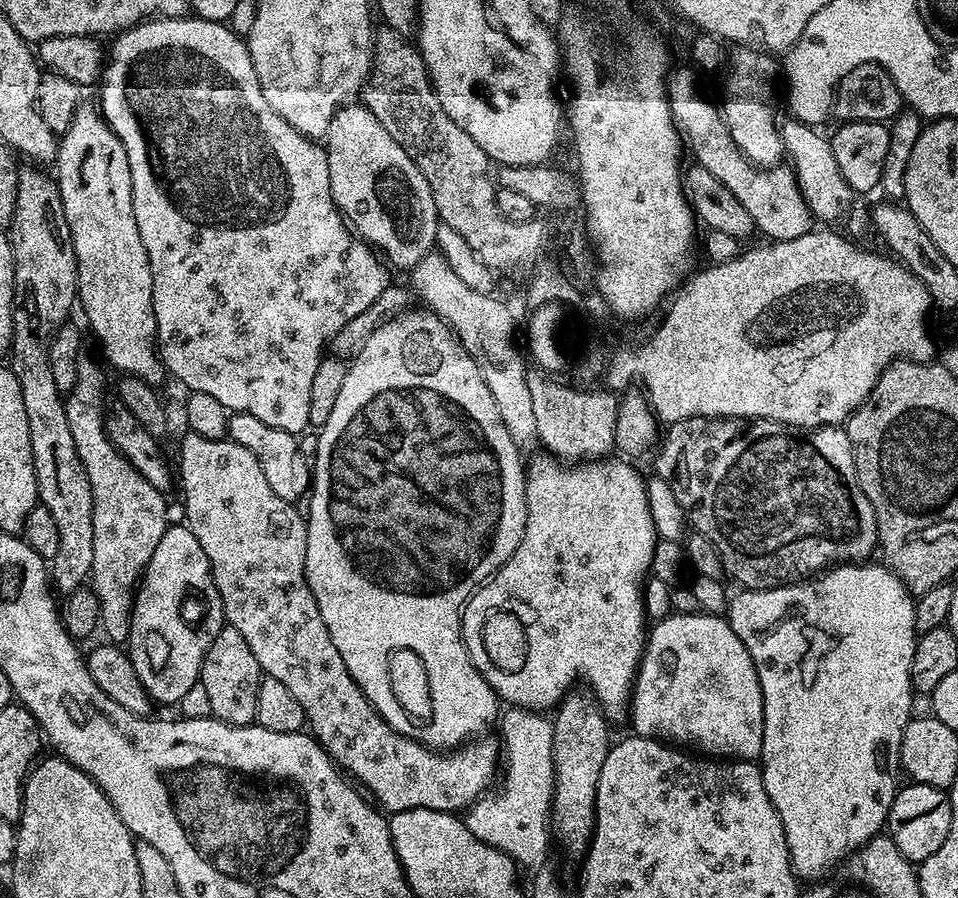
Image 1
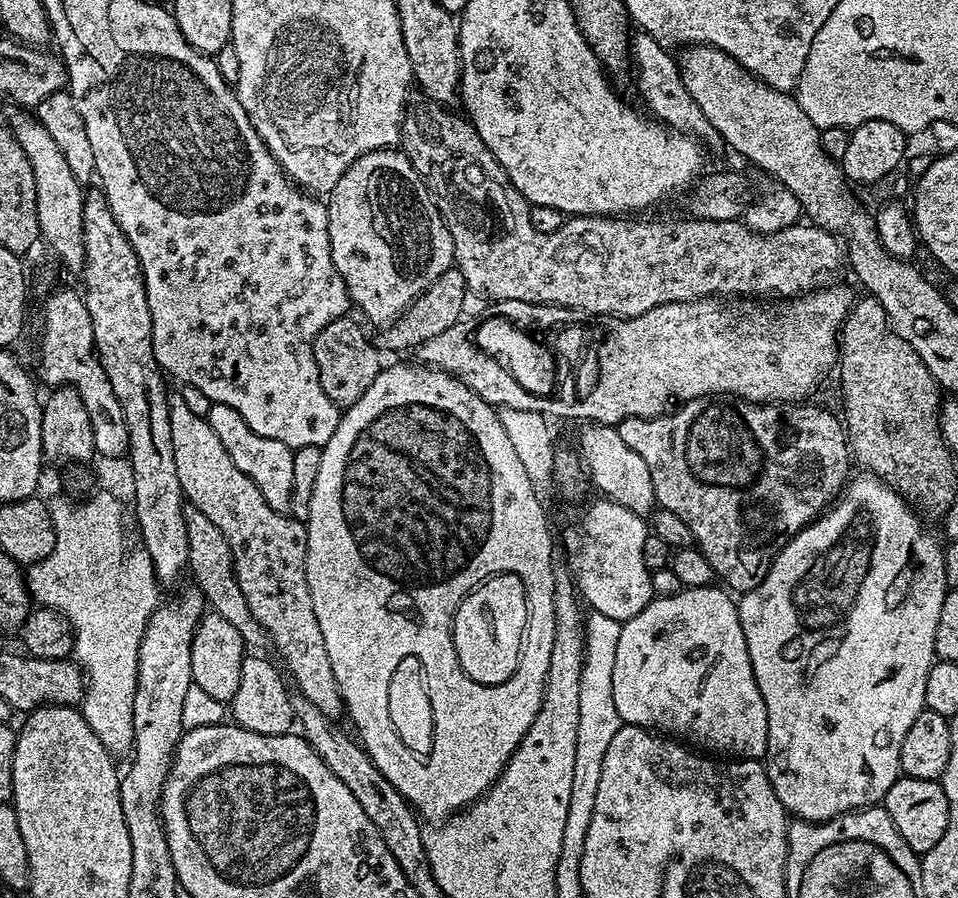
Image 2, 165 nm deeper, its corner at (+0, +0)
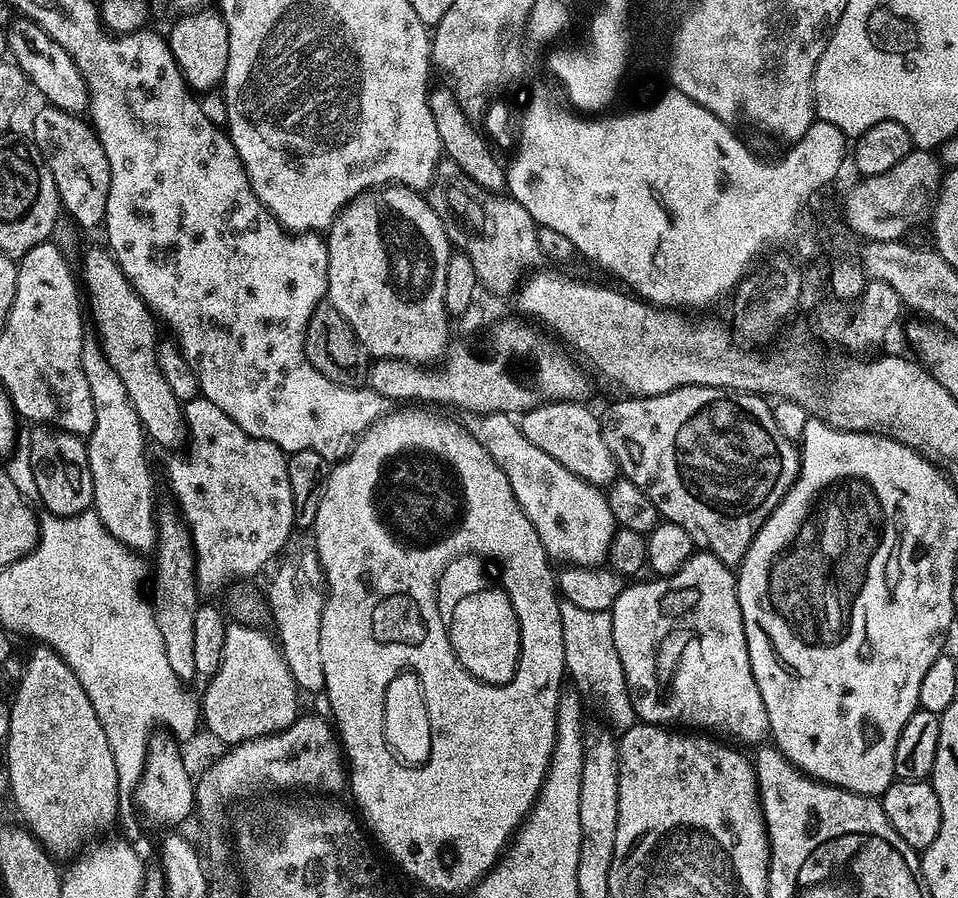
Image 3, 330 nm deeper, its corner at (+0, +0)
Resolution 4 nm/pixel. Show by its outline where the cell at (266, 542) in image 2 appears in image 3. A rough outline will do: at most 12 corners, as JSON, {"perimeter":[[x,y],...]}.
{"perimeter":[[107,247],[78,272],[101,349],[147,439],[188,439],[157,317]]}

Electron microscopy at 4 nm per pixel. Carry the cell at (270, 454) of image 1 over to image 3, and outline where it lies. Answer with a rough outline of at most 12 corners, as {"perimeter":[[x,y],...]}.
{"perimeter":[[203,394],[168,484],[212,598],[294,533],[288,456]]}

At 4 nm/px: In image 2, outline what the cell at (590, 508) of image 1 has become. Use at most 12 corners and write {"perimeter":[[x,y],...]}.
{"perimeter":[[513,572],[489,576],[456,607],[456,661],[505,684],[526,640]]}

